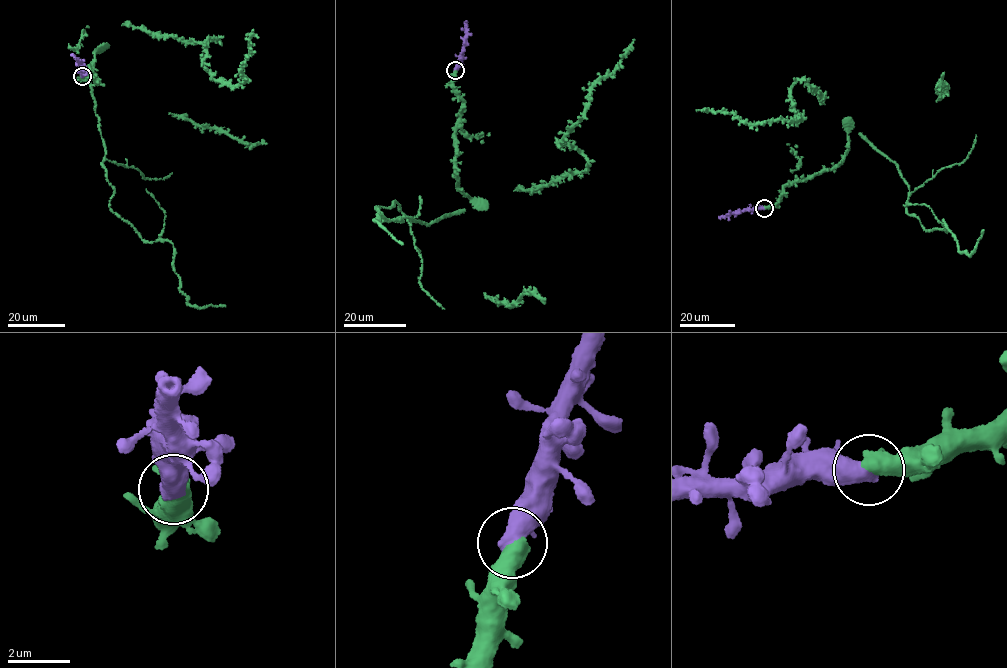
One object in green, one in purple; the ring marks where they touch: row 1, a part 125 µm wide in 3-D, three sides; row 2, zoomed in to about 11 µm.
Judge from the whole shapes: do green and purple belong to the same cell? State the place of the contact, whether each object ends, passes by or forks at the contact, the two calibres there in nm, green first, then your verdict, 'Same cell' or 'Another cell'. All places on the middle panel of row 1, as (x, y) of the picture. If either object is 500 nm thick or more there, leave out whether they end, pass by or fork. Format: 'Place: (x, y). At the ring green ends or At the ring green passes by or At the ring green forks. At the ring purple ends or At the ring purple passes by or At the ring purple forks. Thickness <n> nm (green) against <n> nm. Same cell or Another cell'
Place: (455, 70). Thickness 480 nm (green) against 600 nm. Same cell

